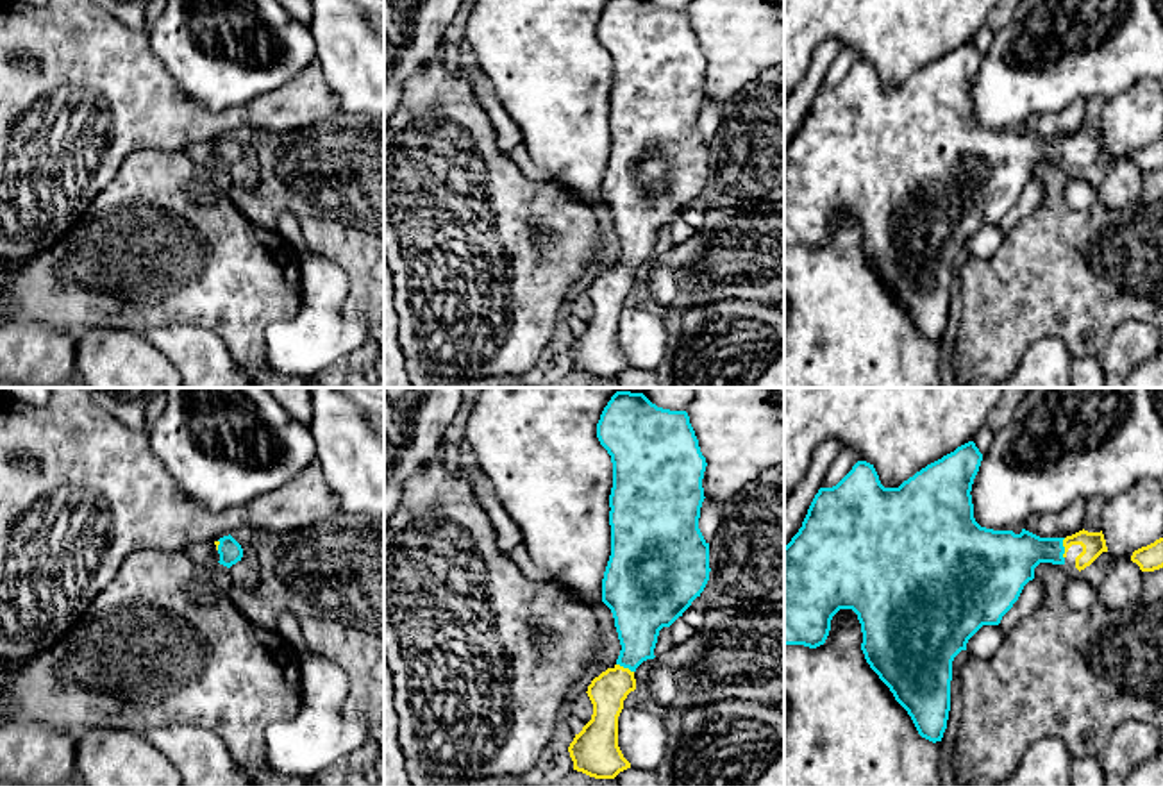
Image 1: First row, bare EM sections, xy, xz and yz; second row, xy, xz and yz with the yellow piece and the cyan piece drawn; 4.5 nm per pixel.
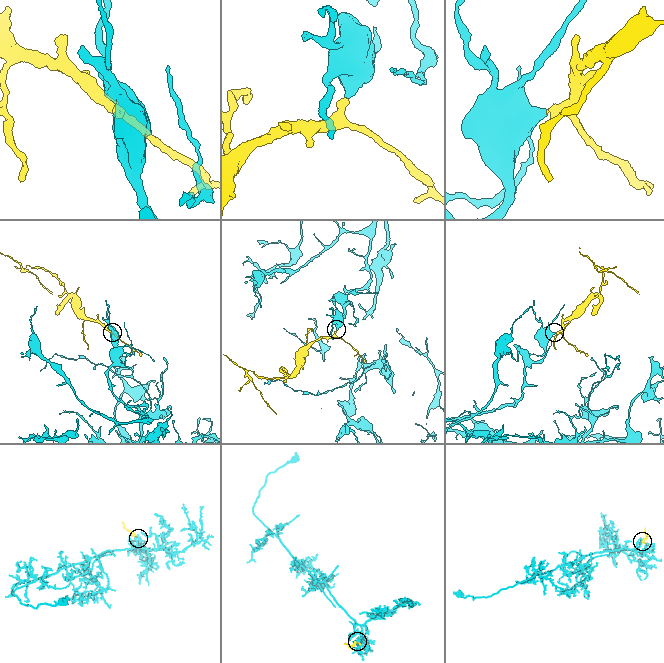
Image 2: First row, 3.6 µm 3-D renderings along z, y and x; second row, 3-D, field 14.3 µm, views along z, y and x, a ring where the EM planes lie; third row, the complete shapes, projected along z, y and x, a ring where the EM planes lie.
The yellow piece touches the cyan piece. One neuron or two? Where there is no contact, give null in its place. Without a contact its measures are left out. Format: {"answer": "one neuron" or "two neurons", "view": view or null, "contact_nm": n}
{"answer": "one neuron", "view": "yz", "contact_nm": 100}

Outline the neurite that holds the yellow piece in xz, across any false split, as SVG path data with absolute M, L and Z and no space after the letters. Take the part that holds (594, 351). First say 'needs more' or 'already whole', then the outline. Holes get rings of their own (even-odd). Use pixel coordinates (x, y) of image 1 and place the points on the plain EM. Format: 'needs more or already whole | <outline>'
needs more | M609 0L597 23L597 38L613 63L611 155L602 179L602 202L613 213L622 250L616 264L588 286L593 314L568 352L573 370L615 379L631 368L618 347L618 316L623 300L636 289L634 272L656 257L659 230L682 216L709 180L709 143L699 129L707 63L688 13L663 9L650 0Z

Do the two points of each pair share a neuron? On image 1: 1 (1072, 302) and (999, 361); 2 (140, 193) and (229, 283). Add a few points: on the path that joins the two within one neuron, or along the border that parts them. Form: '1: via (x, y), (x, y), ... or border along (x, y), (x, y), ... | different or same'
1: via (1053, 302), (1013, 342) | same
2: via (158, 217), (206, 265) | same

